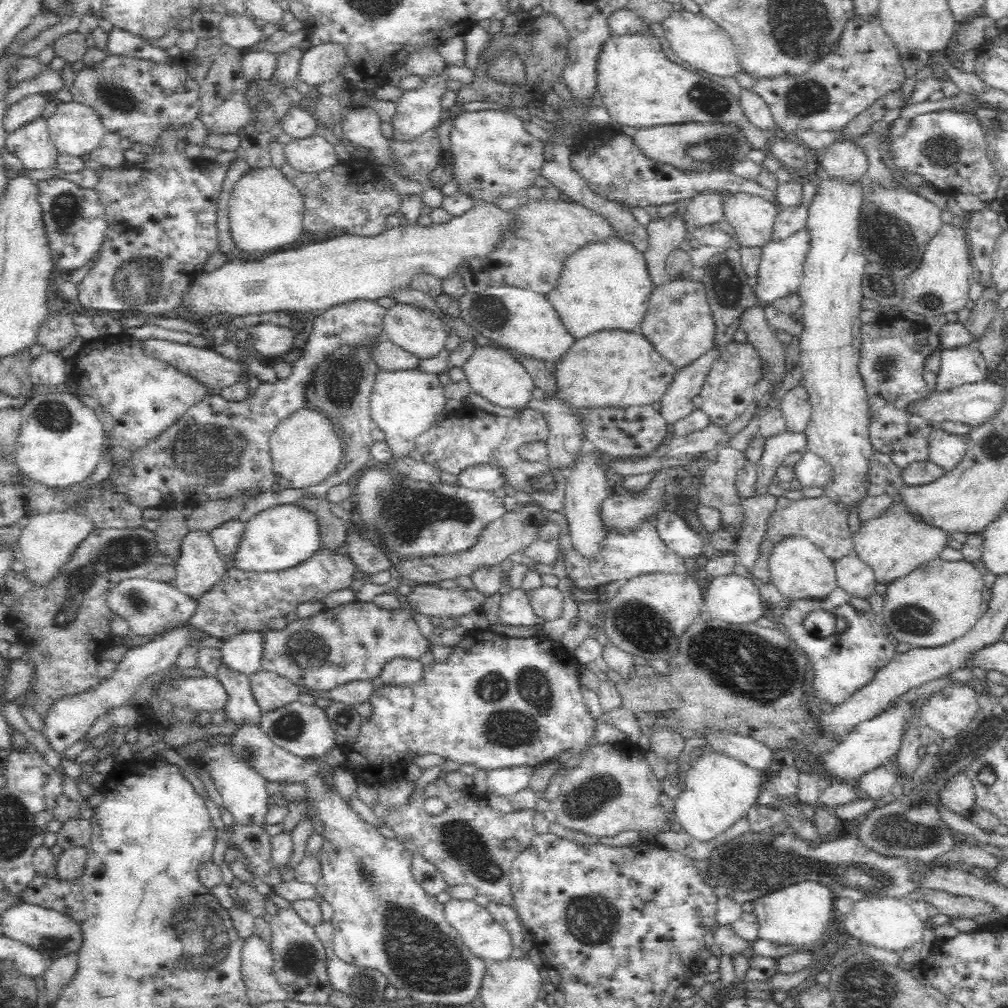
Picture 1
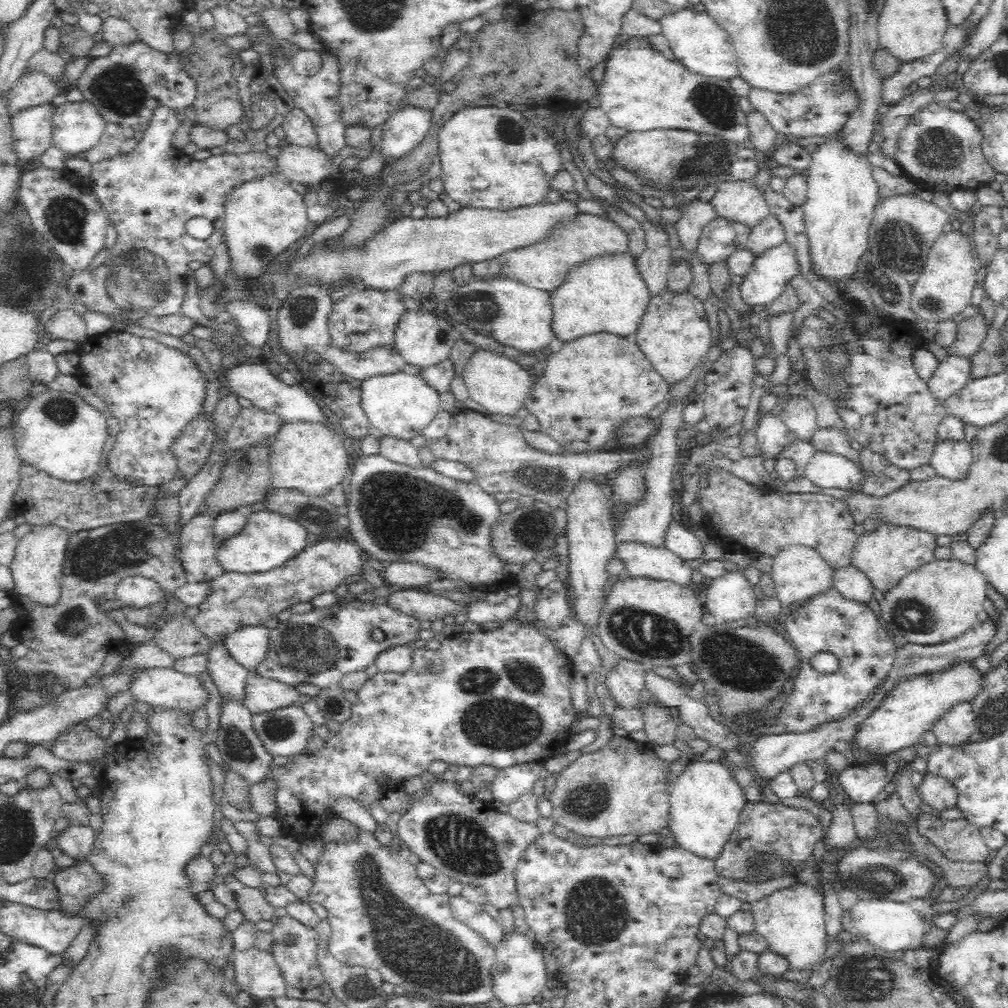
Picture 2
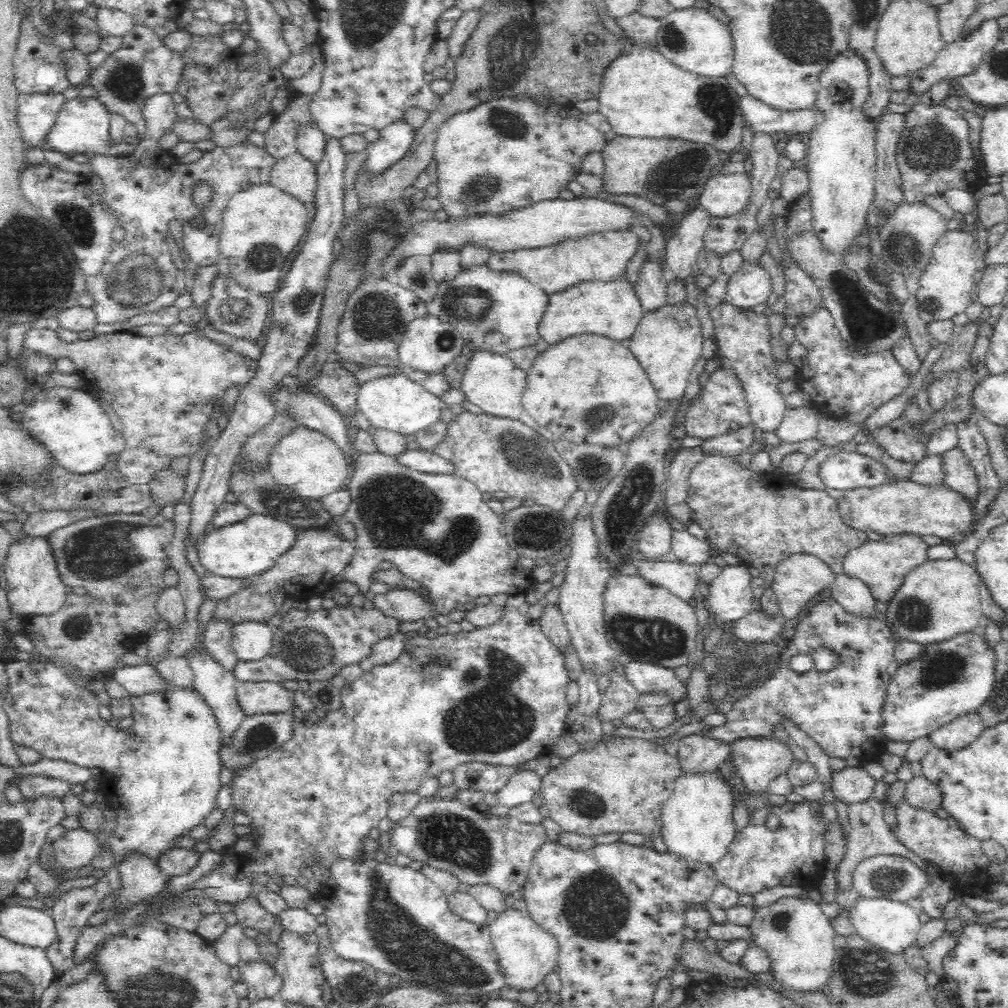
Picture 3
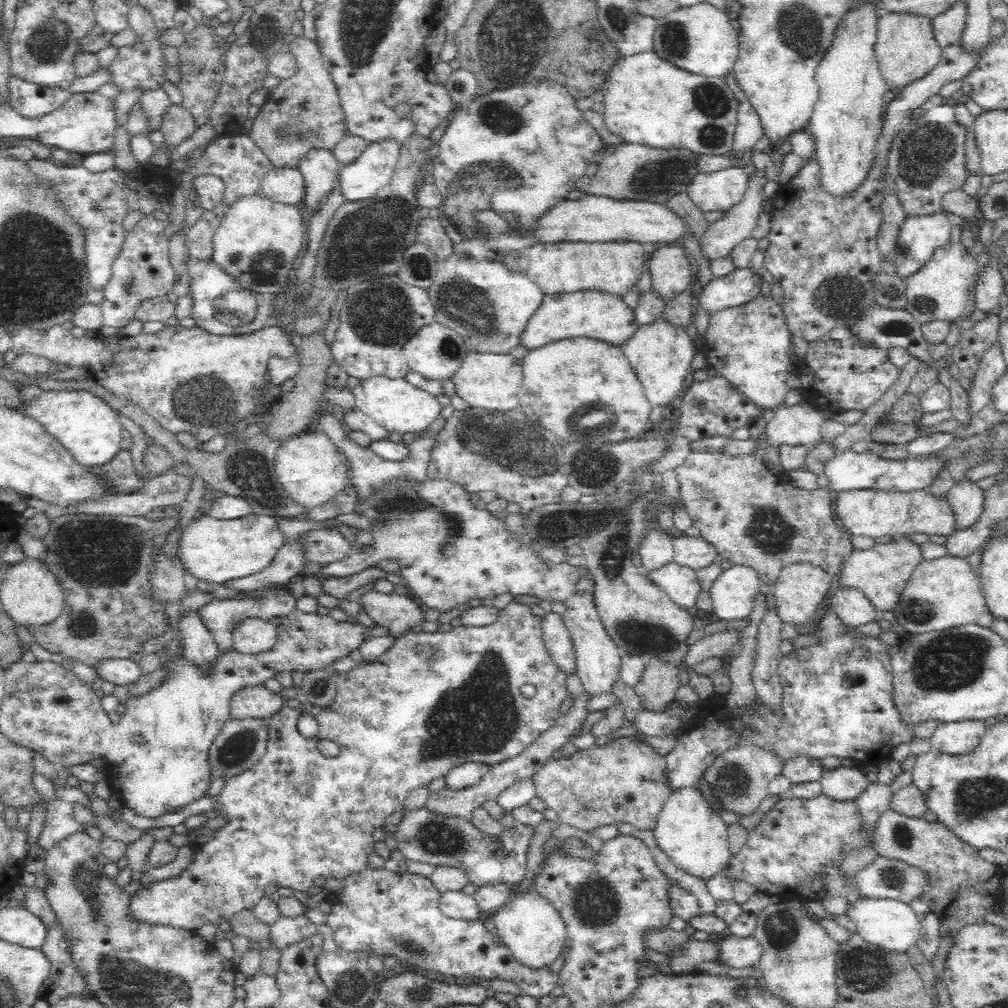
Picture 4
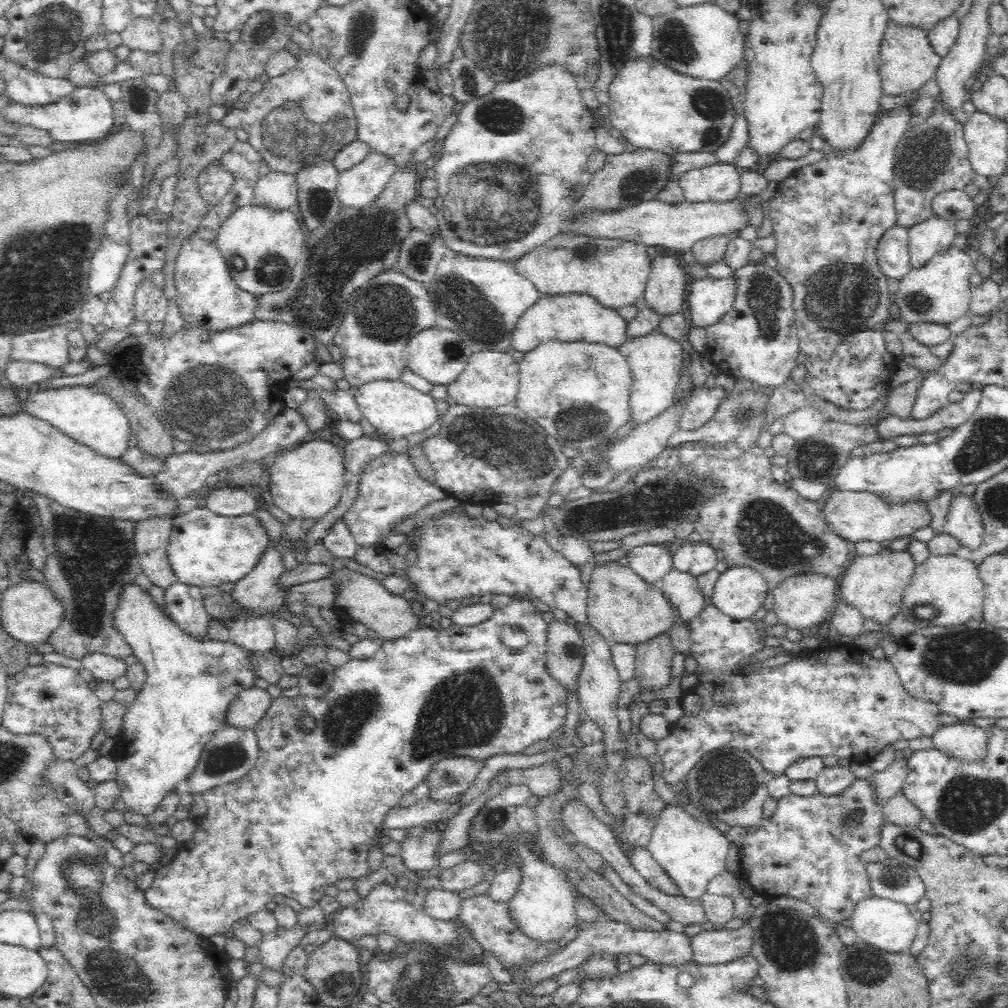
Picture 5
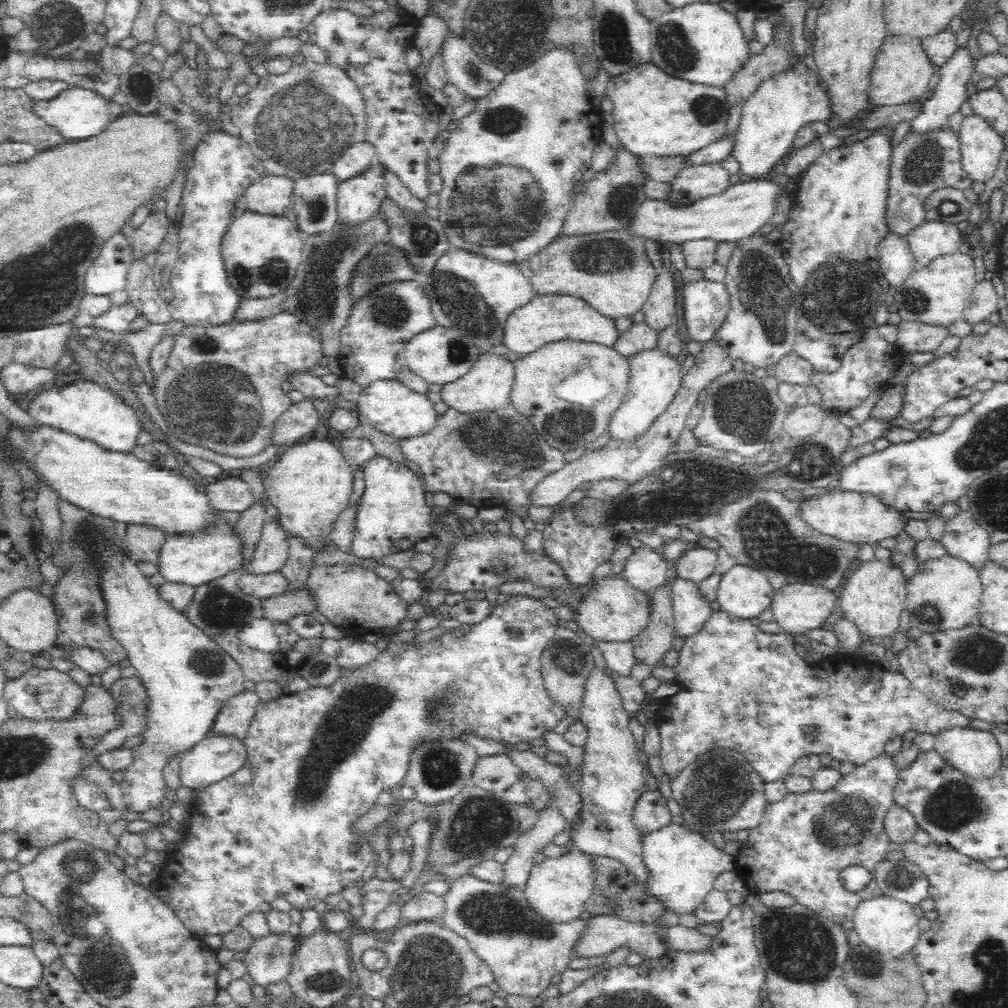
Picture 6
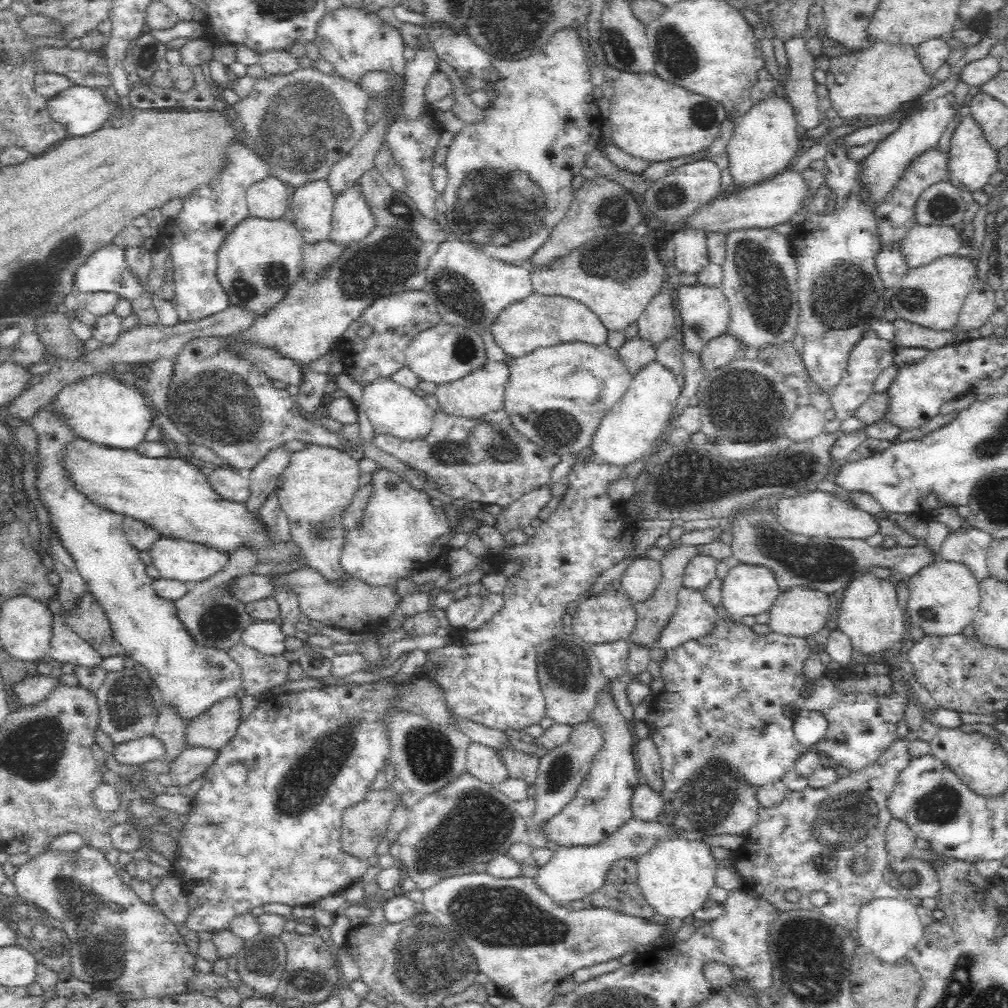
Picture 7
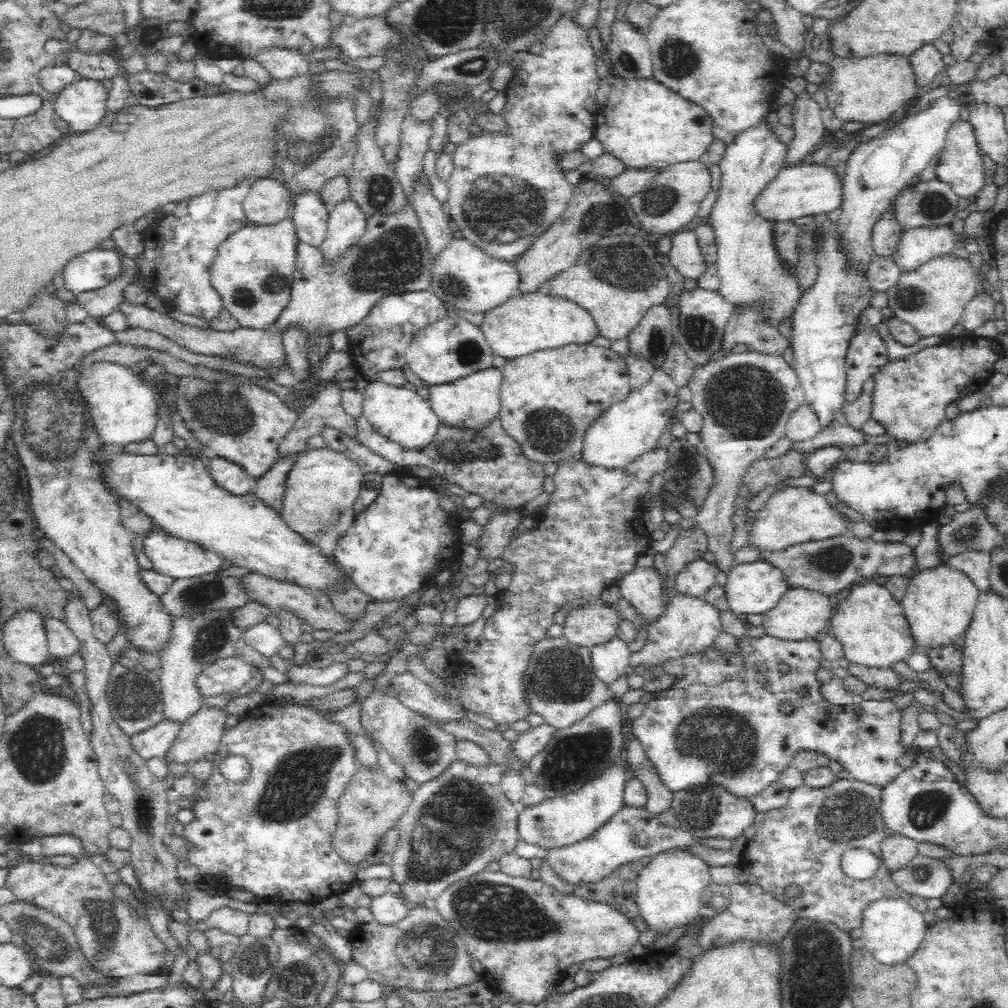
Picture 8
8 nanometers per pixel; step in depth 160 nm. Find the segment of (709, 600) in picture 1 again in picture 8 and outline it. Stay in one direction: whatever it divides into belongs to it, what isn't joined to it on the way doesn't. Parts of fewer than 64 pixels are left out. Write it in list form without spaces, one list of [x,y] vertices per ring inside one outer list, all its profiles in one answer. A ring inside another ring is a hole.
[[[756,560],[732,566],[727,573],[727,582],[723,586],[729,604],[734,614],[764,614],[768,609],[774,608],[781,596],[789,589],[788,583],[776,567]]]

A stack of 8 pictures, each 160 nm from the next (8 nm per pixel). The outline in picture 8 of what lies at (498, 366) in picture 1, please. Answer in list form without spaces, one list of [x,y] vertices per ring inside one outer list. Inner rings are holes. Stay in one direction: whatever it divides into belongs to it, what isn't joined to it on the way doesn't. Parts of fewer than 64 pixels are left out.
[[[485,368],[471,372],[466,376],[453,380],[448,384],[437,384],[429,387],[428,402],[439,418],[448,425],[464,425],[466,427],[466,440],[472,438],[473,428],[483,427],[492,417],[499,414],[501,409],[501,384],[503,380],[502,368]]]

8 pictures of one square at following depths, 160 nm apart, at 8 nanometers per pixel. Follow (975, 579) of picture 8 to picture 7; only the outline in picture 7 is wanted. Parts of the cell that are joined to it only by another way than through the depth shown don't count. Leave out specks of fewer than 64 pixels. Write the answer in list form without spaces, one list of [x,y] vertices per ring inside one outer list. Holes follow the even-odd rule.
[[[972,525],[950,530],[939,548],[941,558],[968,565],[976,579],[982,580],[989,575],[987,550],[993,539],[991,534]]]

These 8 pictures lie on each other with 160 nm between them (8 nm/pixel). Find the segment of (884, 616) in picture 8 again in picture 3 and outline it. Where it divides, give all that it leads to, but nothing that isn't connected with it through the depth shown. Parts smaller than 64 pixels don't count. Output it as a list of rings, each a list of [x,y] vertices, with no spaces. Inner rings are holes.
[[[916,533],[885,535],[881,540],[867,539],[861,542],[858,548],[848,552],[848,556],[843,560],[844,573],[862,580],[870,587],[875,600],[887,603],[904,577],[929,559],[927,550],[928,544]]]

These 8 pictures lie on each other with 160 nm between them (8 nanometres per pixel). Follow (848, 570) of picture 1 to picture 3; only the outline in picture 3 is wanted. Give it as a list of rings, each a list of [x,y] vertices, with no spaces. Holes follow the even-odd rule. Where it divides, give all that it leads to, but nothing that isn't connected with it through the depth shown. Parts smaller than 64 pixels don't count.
[[[840,573],[835,575],[830,584],[832,597],[836,597],[846,611],[856,615],[876,616],[875,598],[870,592],[870,587],[862,580]]]

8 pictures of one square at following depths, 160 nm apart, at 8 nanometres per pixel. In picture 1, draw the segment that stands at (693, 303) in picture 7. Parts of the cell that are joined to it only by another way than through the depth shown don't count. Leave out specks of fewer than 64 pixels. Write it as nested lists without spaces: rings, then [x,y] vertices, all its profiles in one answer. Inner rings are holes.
[[[807,227],[798,230],[798,232],[784,240],[772,240],[762,247],[761,264],[757,275],[758,283],[754,286],[758,299],[770,304],[779,298],[797,293],[803,278],[803,268],[810,248],[811,230]]]

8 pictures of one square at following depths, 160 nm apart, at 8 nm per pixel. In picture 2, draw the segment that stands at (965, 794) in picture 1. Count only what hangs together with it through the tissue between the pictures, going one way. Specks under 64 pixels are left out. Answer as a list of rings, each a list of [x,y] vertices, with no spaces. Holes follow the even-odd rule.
[[[925,773],[922,784],[917,786],[917,790],[921,802],[939,812],[944,808],[956,807],[958,804],[958,787],[944,776]]]

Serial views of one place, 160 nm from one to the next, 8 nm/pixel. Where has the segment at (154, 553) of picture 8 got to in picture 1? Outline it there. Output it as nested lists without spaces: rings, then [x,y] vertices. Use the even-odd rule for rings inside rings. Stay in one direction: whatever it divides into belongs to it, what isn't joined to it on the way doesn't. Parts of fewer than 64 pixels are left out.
[[[282,504],[263,510],[245,523],[244,536],[238,552],[233,556],[233,566],[248,572],[276,572],[288,570],[314,556],[321,548],[320,527],[316,511],[302,505]]]

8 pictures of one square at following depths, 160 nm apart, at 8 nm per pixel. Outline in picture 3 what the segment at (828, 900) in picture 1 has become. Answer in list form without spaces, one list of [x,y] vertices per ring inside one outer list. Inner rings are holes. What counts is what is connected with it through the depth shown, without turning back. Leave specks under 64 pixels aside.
[[[815,894],[780,897],[767,905],[760,905],[755,908],[754,918],[748,927],[754,935],[754,944],[770,955],[775,983],[796,991],[821,990],[827,983],[837,951],[837,934]]]

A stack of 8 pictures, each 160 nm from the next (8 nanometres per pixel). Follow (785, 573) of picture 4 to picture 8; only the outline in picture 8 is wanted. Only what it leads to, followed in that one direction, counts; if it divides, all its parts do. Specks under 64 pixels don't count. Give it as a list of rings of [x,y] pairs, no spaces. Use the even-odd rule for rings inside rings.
[[[789,588],[774,608],[761,614],[762,627],[768,635],[782,640],[804,640],[815,638],[818,632],[829,631],[829,621],[835,609],[833,597],[807,588]]]

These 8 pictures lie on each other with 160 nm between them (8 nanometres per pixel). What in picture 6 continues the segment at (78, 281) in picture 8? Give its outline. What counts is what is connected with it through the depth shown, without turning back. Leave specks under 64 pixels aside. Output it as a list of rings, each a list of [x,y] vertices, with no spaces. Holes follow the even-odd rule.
[[[116,232],[104,242],[101,254],[94,259],[92,267],[87,271],[87,293],[102,296],[125,289],[128,270],[134,262],[127,232]]]

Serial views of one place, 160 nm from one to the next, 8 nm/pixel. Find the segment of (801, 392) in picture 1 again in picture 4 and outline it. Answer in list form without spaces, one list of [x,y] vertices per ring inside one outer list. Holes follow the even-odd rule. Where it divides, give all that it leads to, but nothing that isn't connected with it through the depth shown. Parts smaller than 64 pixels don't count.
[[[812,403],[780,408],[769,417],[764,432],[767,439],[763,463],[774,474],[784,472],[779,460],[780,446],[812,446],[821,440],[821,428],[824,419],[818,408]]]

